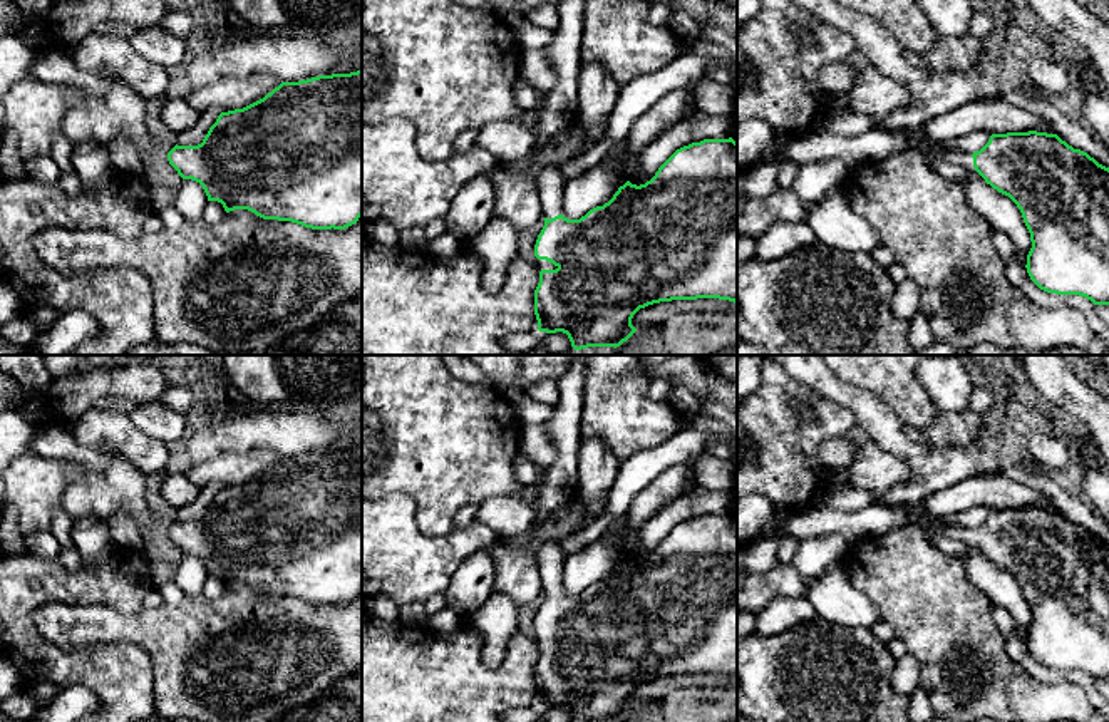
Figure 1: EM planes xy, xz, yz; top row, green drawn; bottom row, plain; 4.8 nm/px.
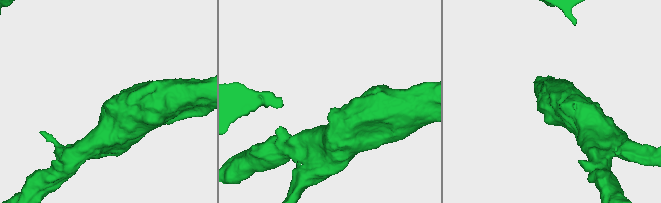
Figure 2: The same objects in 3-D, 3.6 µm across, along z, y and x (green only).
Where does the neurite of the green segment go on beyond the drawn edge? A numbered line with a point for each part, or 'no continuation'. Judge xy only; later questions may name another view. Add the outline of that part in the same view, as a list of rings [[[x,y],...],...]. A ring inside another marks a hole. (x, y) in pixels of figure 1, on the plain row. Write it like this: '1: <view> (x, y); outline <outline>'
no continuation

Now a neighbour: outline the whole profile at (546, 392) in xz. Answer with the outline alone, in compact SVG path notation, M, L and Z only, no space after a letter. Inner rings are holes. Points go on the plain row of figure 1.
M541 380L533 384L526 394L538 404L556 407L560 402L560 385L554 380Z

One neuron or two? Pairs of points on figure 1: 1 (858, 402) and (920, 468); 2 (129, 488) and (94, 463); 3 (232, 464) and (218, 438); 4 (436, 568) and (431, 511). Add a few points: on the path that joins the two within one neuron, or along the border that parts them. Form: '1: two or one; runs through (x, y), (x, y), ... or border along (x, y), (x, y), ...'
1: one; runs through (875, 419), (907, 451)
2: one; runs through (121, 484), (103, 468)
3: two; border along (267, 451), (221, 451), (193, 466)
4: two; border along (414, 501), (424, 535), (453, 530)

